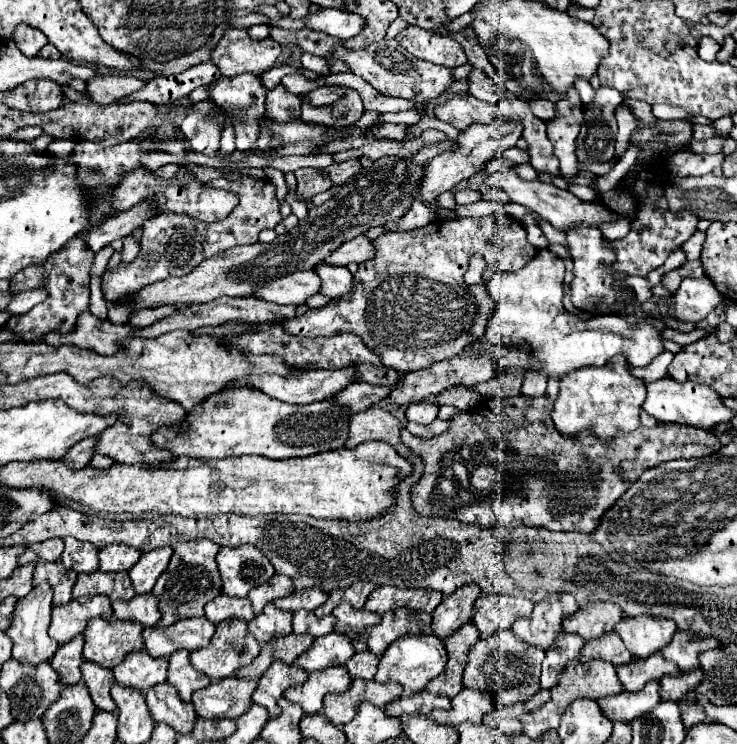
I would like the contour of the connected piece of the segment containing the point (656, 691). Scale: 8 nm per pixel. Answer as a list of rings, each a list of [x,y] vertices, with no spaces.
[[[652,680],[640,692],[620,692],[614,696],[606,696],[598,700],[604,716],[612,722],[632,722],[644,712],[650,712],[656,704],[660,704],[660,684]]]

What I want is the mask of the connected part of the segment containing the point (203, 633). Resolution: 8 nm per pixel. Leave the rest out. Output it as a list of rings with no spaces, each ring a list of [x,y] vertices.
[[[188,618],[188,620],[178,620],[168,628],[164,626],[144,628],[142,636],[144,636],[146,652],[150,656],[168,658],[172,652],[180,648],[194,652],[208,646],[214,628],[216,626],[206,618]]]

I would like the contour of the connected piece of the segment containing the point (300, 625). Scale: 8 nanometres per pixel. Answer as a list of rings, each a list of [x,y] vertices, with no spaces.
[[[298,610],[294,614],[296,634],[312,634],[314,638],[318,638],[324,634],[330,634],[334,630],[334,624],[336,624],[336,618],[332,614],[324,618],[318,618],[314,612],[308,612],[308,610]]]

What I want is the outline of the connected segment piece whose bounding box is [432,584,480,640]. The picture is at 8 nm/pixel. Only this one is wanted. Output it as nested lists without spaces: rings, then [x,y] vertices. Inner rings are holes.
[[[466,584],[458,588],[454,594],[446,596],[432,612],[432,632],[440,640],[446,640],[462,624],[470,622],[474,614],[474,602],[478,596],[480,588],[476,584]]]

